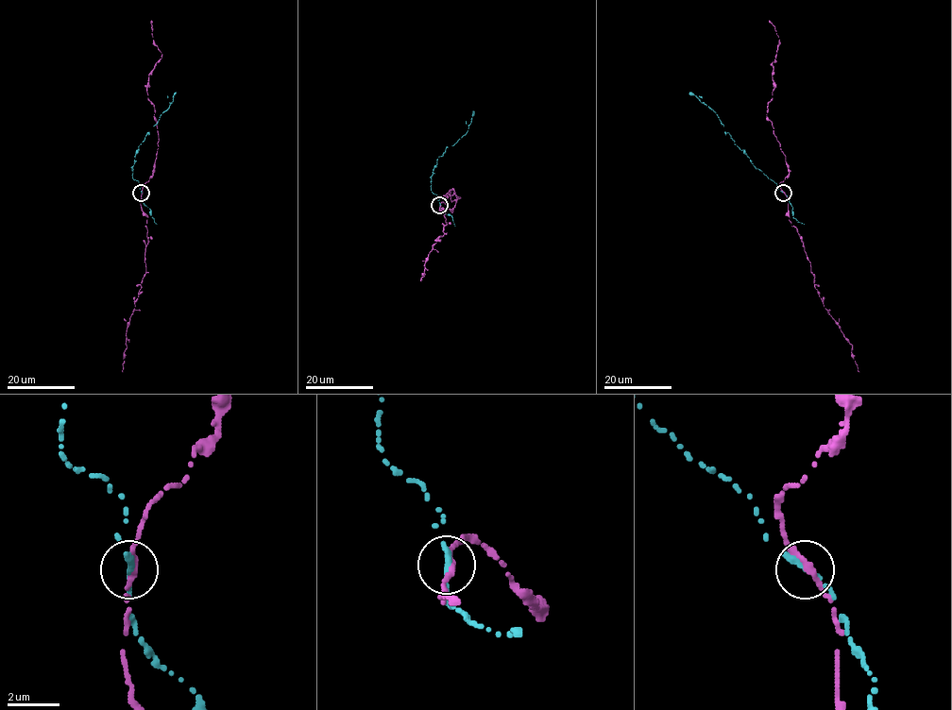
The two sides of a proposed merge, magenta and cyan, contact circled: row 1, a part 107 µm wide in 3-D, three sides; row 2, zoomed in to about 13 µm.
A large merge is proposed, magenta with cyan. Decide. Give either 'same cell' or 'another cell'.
another cell

